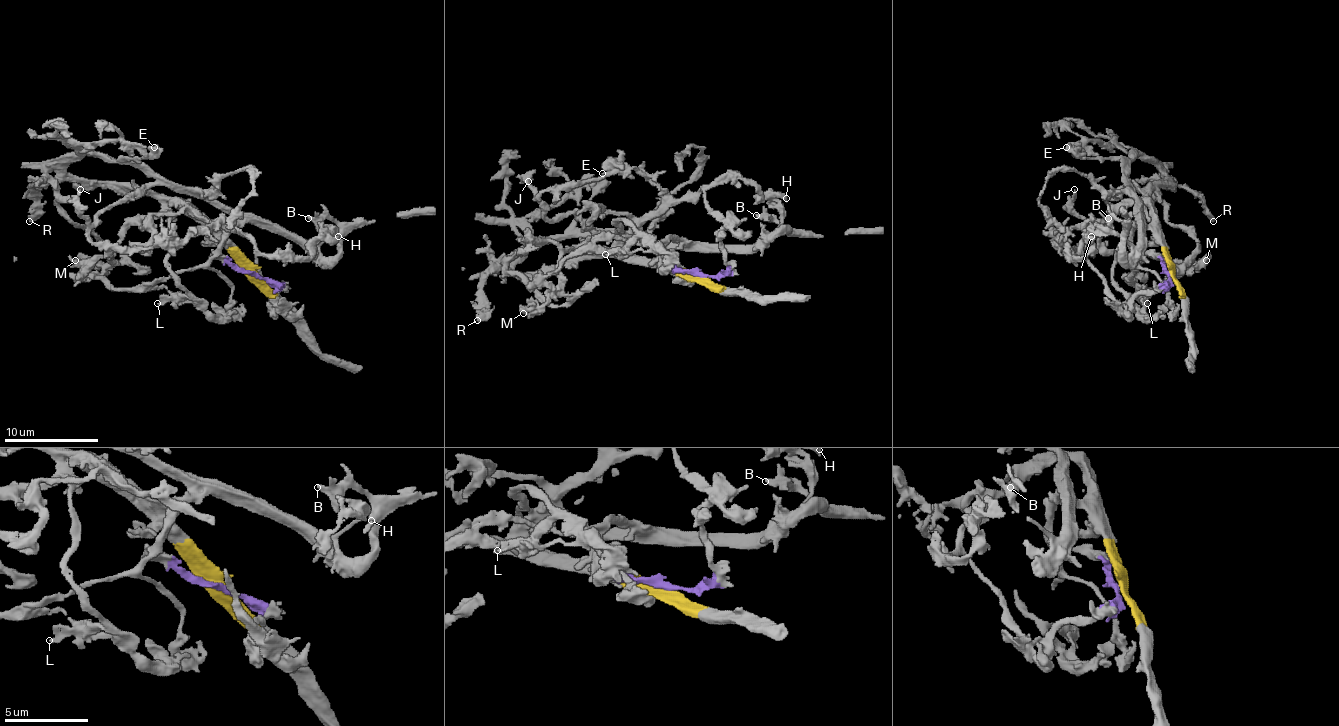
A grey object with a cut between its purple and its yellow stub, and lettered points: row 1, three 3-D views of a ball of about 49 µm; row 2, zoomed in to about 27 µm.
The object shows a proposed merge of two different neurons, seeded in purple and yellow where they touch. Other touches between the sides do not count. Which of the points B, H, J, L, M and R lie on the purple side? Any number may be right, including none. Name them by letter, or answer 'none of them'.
B, J

